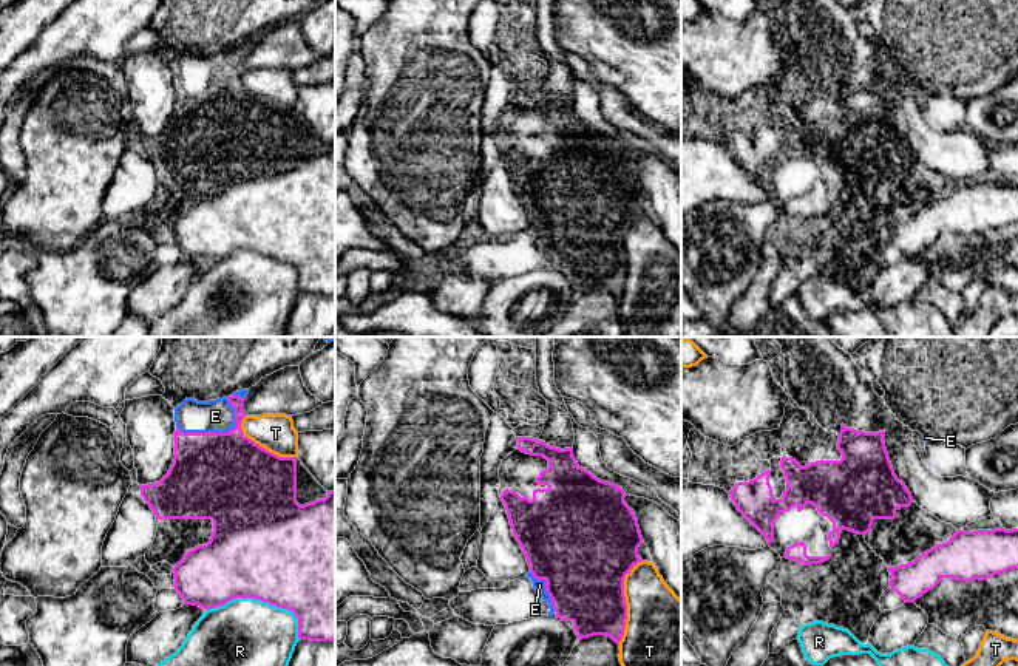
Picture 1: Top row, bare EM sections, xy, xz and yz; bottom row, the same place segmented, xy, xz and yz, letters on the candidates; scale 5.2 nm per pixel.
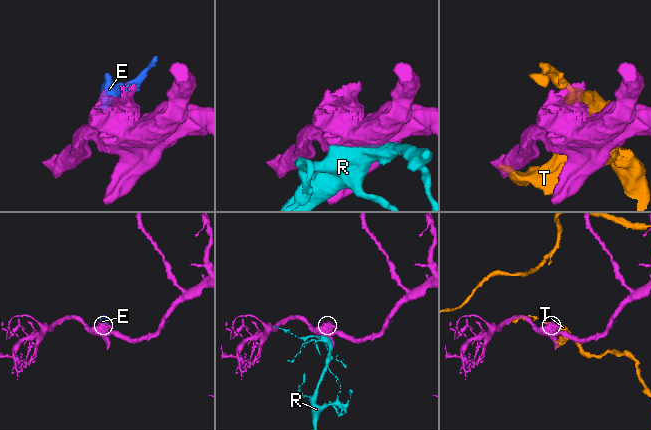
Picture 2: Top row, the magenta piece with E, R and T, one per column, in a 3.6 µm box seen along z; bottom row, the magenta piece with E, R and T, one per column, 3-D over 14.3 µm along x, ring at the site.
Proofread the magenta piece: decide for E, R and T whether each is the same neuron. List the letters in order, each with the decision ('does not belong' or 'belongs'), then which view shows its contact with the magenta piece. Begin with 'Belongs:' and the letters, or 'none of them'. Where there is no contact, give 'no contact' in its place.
Belongs: E
E: belongs | xy
R: does not belong | xy
T: does not belong | xz

